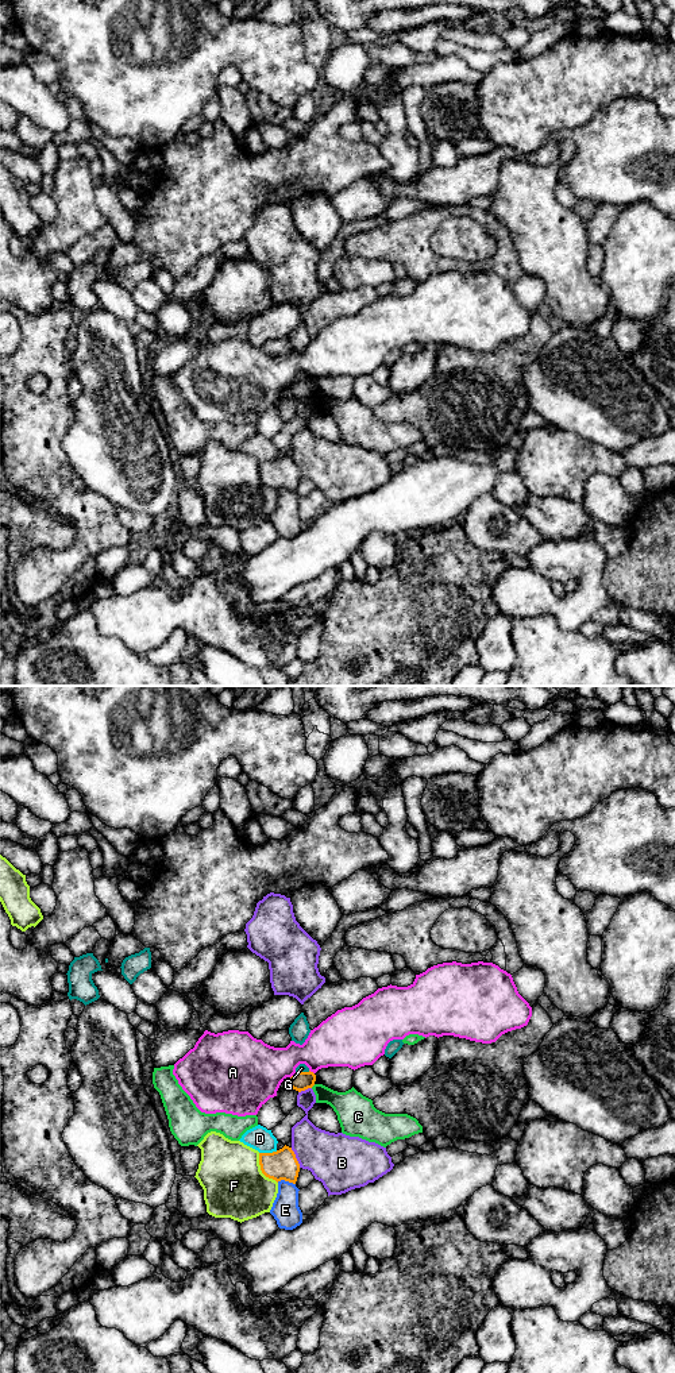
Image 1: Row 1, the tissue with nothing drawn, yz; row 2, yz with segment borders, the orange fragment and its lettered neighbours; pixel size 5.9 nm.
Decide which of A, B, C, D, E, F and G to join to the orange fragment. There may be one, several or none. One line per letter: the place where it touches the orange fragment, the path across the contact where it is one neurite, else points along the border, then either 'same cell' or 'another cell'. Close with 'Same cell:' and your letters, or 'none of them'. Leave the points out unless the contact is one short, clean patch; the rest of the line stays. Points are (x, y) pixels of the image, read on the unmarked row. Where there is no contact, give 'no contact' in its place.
A: yz (312, 381) | another cell
B: yz (294, 466) | another cell
C: yz (312, 394) | along yz (315, 393), (311, 396) | another cell
D: yz (267, 462) | another cell
E: yz (286, 489) | another cell
F: yz (261, 478) | another cell
G: yz (303, 381) | along yz (309, 380), (299, 380), (296, 382) | another cell
Same cell: none of them

